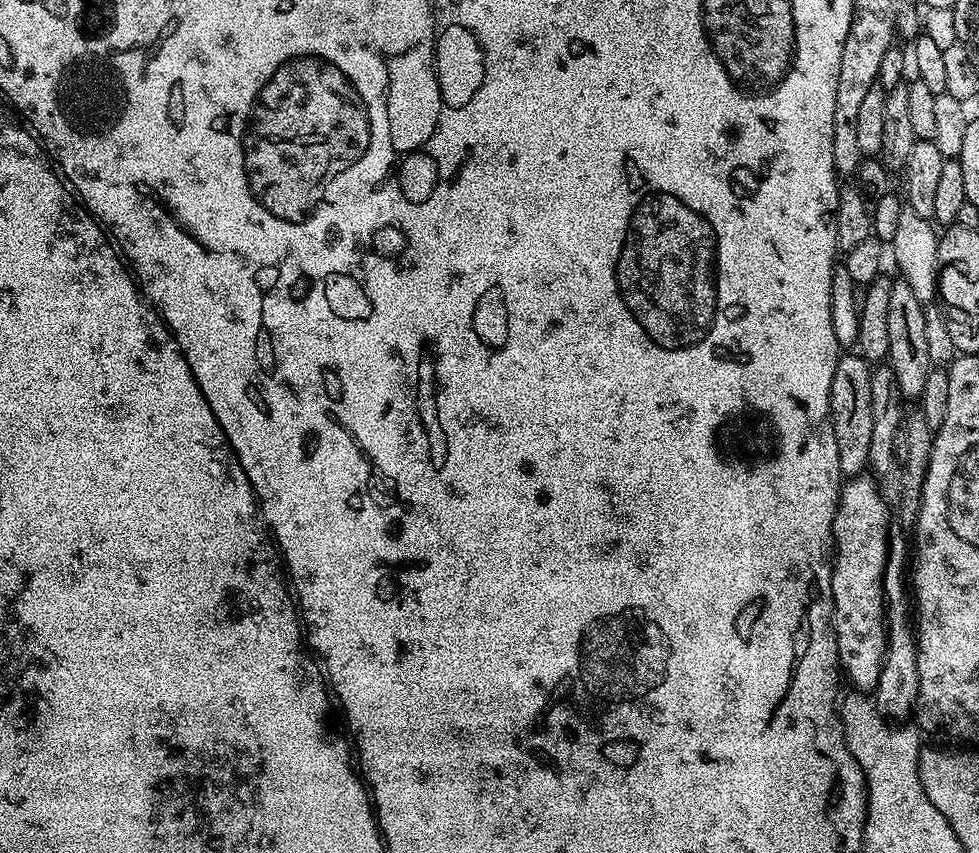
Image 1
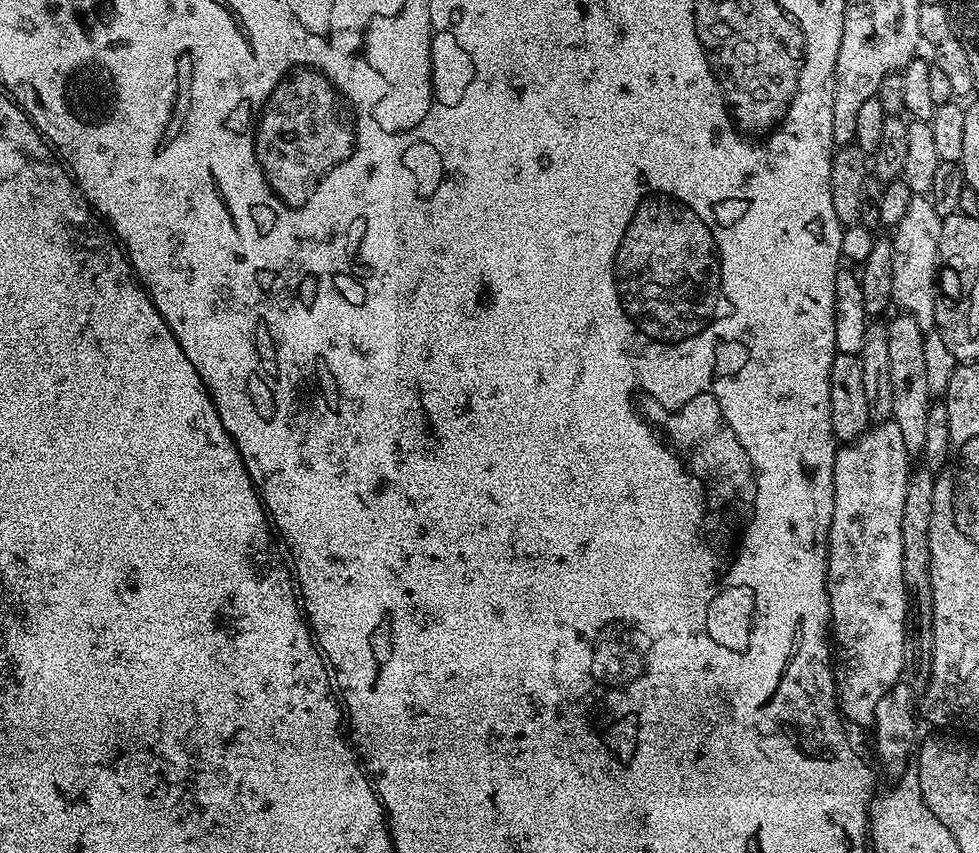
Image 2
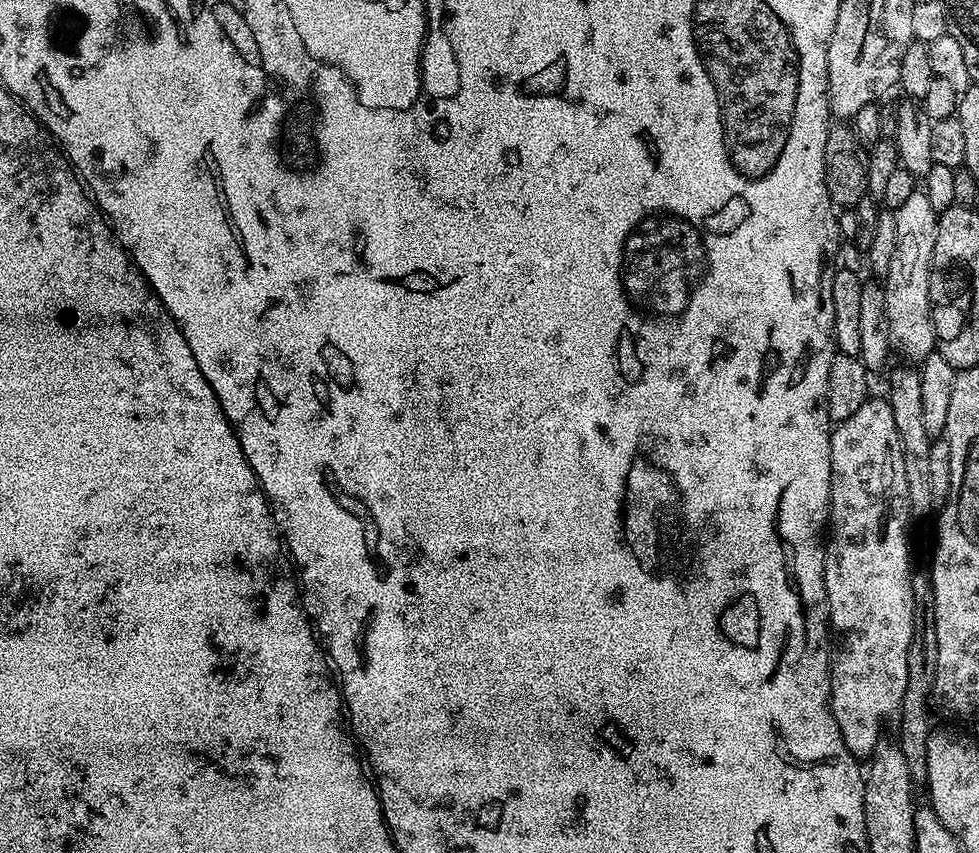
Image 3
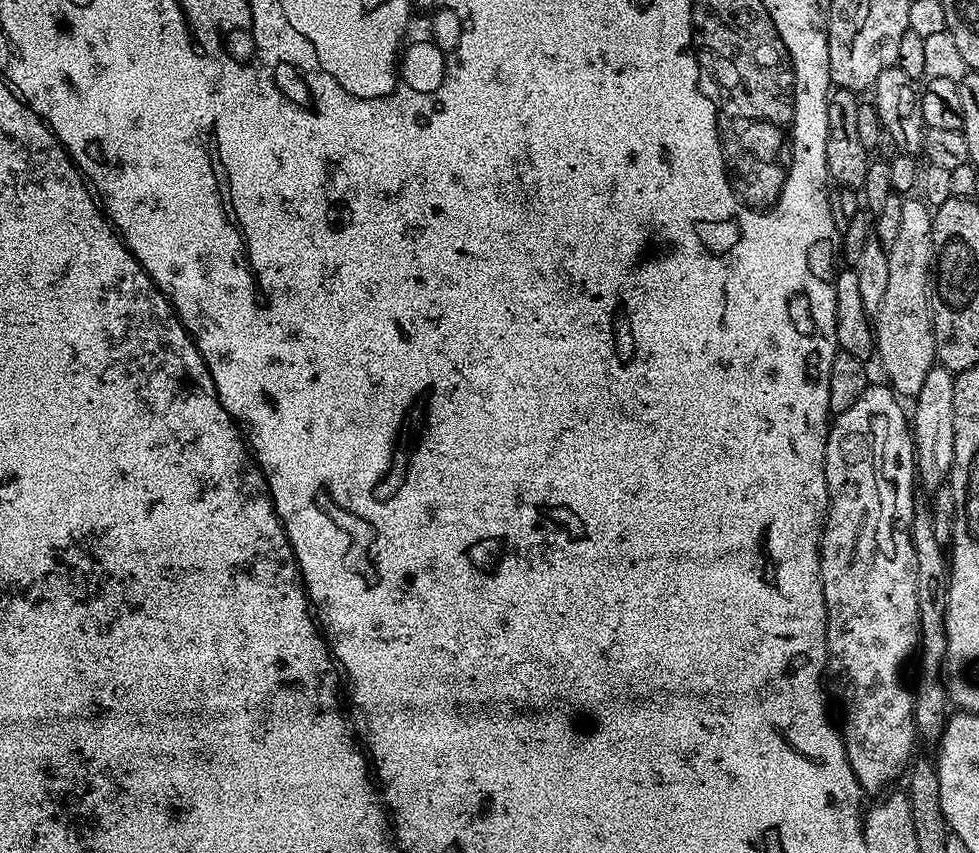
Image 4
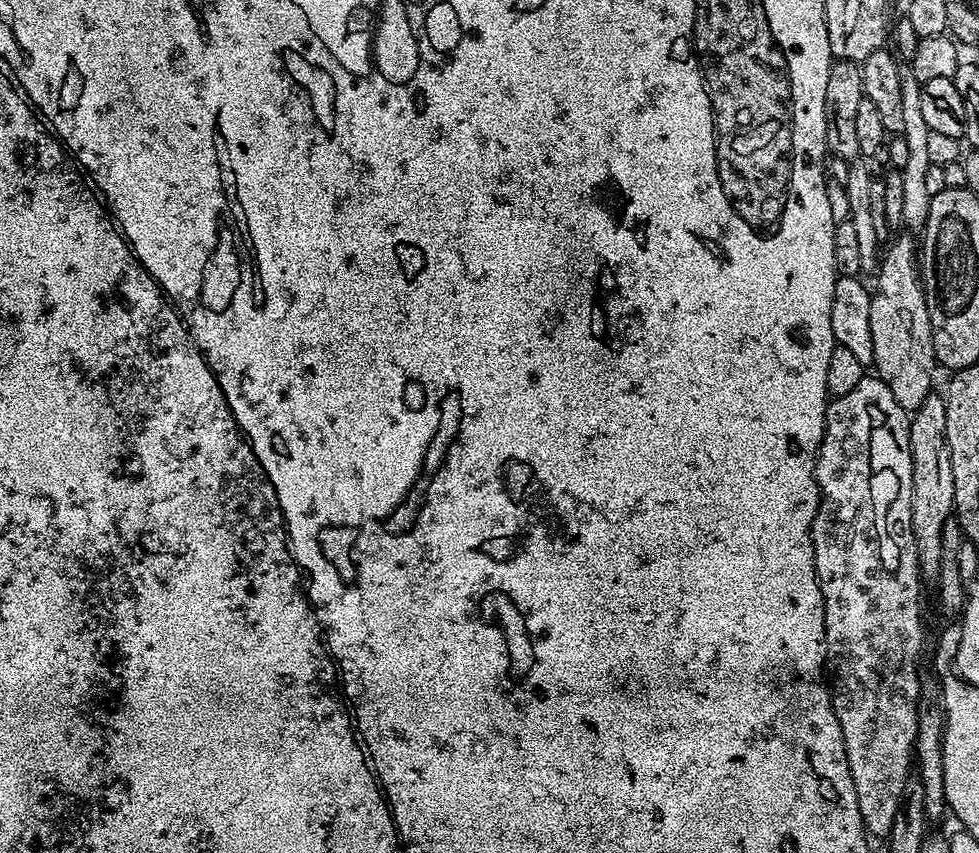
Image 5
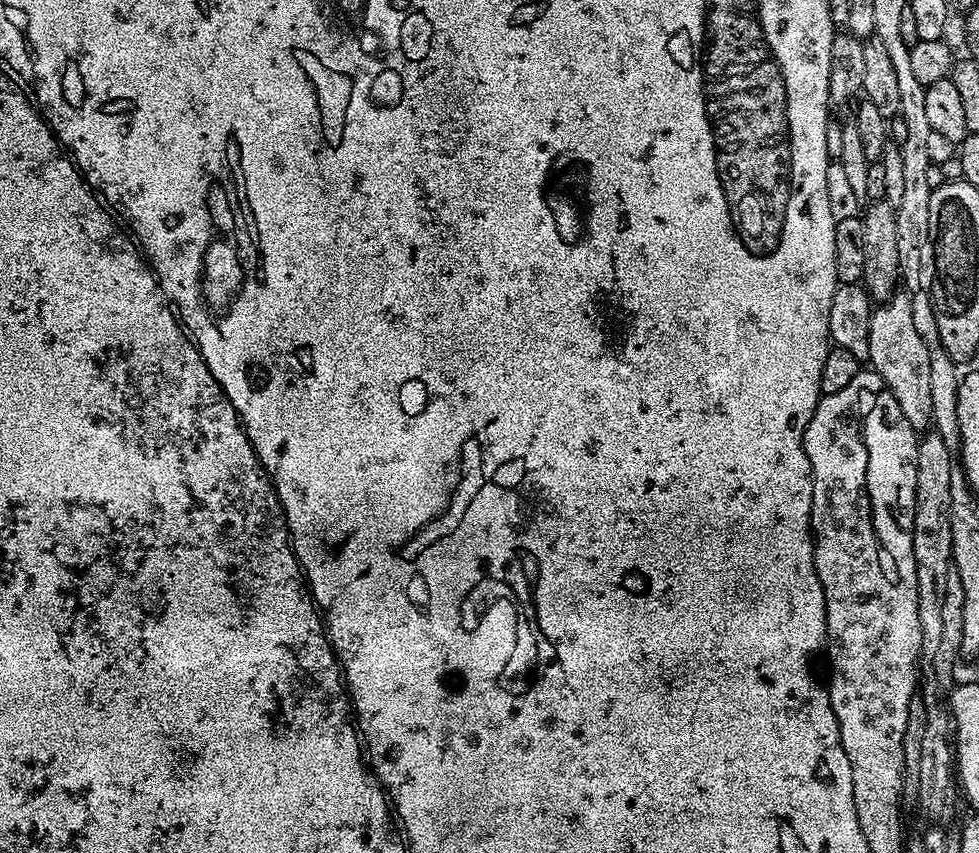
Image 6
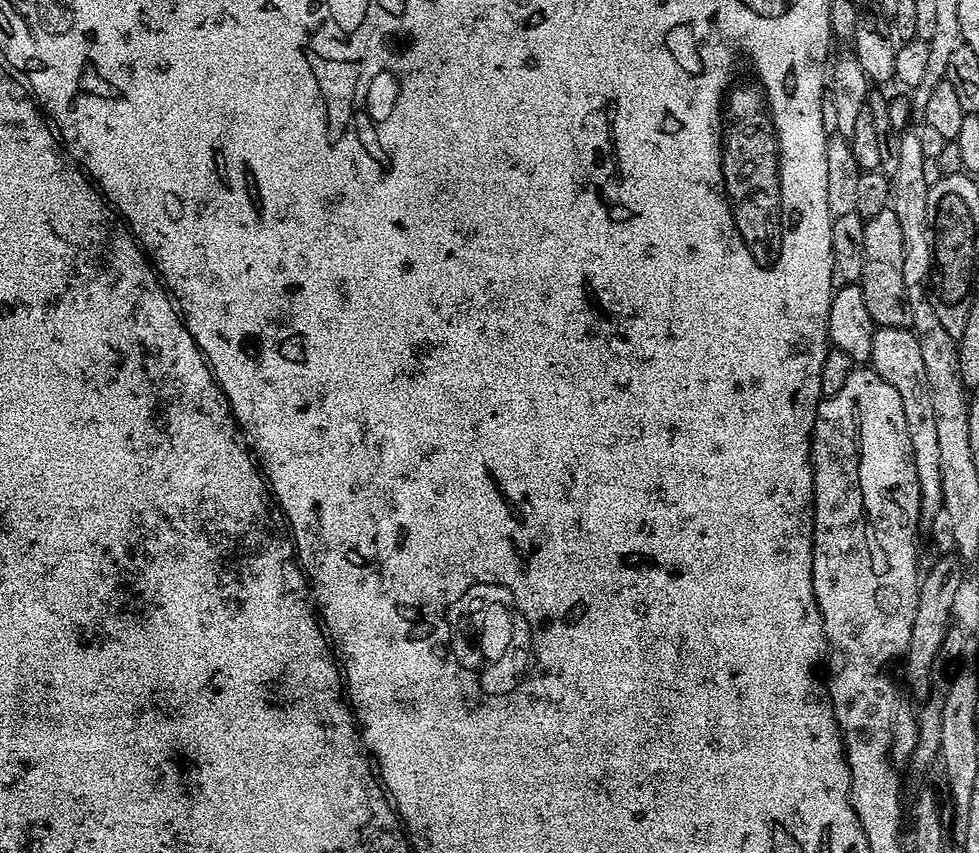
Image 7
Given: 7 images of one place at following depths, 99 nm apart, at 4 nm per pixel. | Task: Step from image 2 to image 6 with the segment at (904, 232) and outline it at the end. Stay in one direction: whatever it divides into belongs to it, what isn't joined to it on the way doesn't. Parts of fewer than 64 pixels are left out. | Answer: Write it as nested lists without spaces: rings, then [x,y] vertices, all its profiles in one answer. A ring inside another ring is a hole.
[[[897,294],[873,307],[870,318],[870,354],[867,363],[871,371],[877,372],[884,379],[890,394],[894,394],[894,402],[902,406],[906,422],[910,422],[914,429],[927,429],[932,423],[930,350],[926,342],[922,342],[922,337],[914,326],[911,295]]]

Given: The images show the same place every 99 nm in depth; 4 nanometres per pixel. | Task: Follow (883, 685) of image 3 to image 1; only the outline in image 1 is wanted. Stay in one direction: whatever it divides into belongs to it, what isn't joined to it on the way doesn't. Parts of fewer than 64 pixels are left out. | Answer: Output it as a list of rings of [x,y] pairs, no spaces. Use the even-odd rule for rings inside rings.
[[[868,474],[845,479],[832,527],[832,619],[840,655],[839,665],[847,683],[849,680],[856,690],[875,689],[888,649],[884,567],[888,565],[890,531],[888,504],[879,487],[881,485]]]

